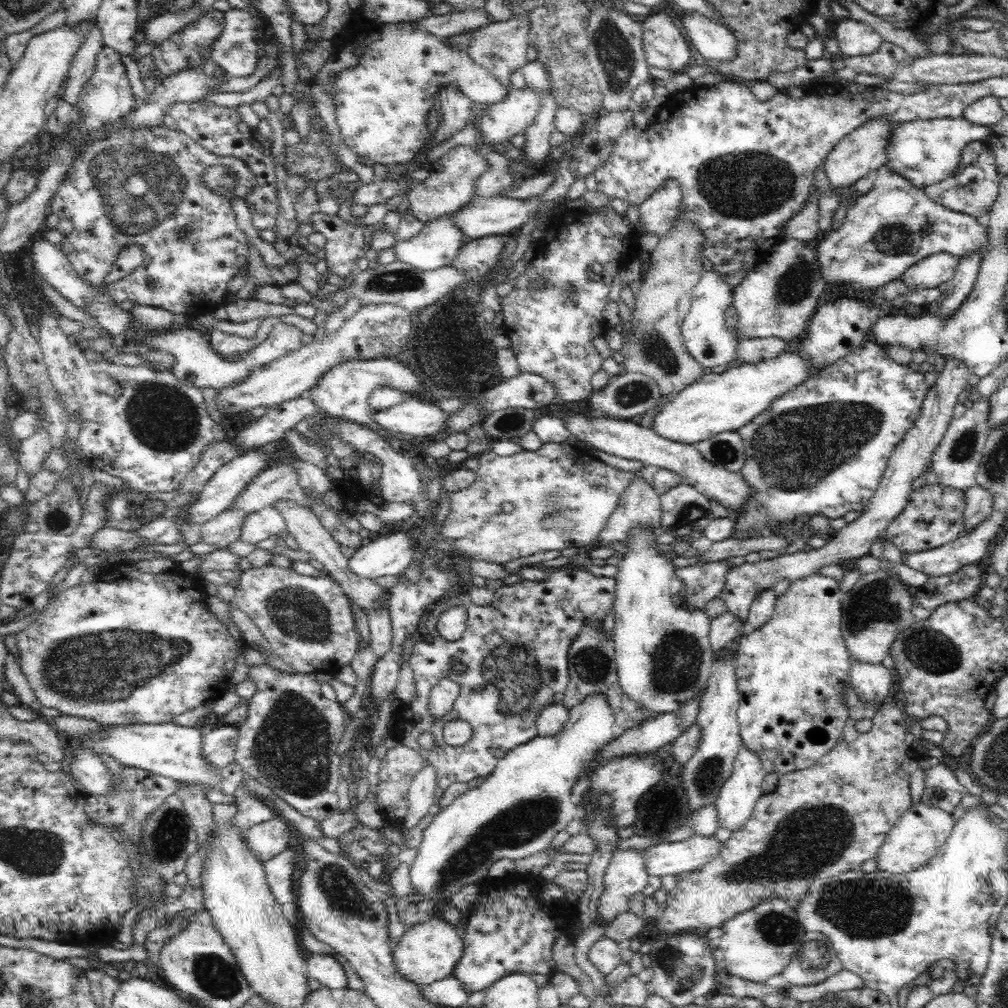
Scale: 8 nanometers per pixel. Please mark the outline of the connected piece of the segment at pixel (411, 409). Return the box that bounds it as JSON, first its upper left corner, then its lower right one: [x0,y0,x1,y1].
[369,396,449,437]

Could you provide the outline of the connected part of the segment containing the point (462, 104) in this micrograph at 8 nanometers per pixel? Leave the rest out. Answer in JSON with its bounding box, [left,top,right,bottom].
[433,86,473,145]

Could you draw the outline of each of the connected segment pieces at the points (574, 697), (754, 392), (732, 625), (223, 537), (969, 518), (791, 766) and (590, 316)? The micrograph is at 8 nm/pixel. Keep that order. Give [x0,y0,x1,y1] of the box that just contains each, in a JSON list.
[[561,619,657,730],[652,345,819,444],[708,612,749,652],[200,509,246,547],[964,484,994,533],[736,574,851,776],[501,204,639,403]]

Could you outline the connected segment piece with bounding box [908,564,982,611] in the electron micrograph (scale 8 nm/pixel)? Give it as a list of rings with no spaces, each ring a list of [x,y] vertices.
[[[977,564],[963,566],[956,572],[929,577],[924,586],[910,587],[914,604],[933,611],[947,602],[970,600],[980,591],[982,572]]]

